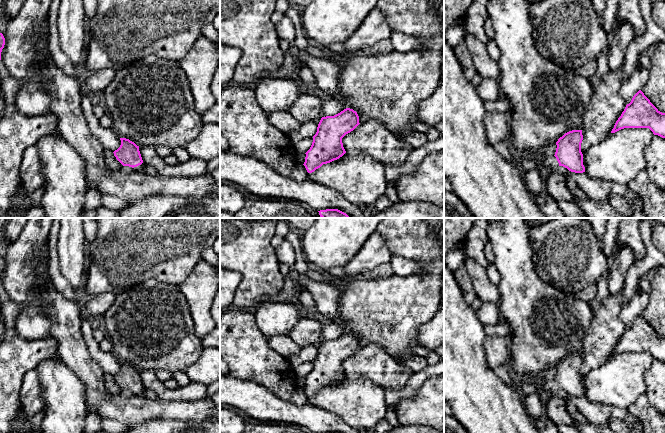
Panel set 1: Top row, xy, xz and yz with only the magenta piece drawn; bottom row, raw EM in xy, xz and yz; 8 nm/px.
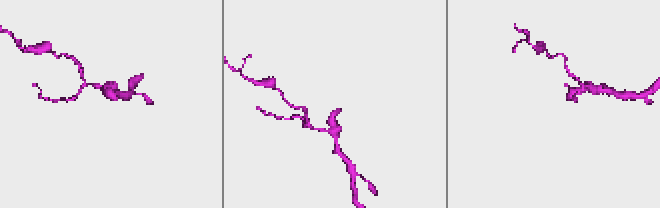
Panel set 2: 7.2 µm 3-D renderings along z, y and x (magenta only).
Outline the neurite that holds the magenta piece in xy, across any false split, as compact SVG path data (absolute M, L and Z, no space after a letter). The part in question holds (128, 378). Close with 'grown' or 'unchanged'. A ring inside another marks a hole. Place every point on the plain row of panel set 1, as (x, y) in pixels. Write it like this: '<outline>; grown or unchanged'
M120 362L120 364L121 369L113 376L114 380L123 390L132 391L134 396L142 397L145 388L143 387L139 370L126 362Z; grown

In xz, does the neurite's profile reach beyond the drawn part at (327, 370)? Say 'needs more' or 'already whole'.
already whole

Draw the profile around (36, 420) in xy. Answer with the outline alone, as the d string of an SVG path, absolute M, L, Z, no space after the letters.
M43 410L41 412L35 414L31 418L31 425L32 425L32 427L39 428L41 426L43 418L44 418Z

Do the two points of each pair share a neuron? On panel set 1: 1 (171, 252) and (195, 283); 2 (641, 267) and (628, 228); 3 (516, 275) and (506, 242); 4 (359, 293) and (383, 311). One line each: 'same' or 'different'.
1: different
2: different
3: same
4: same

